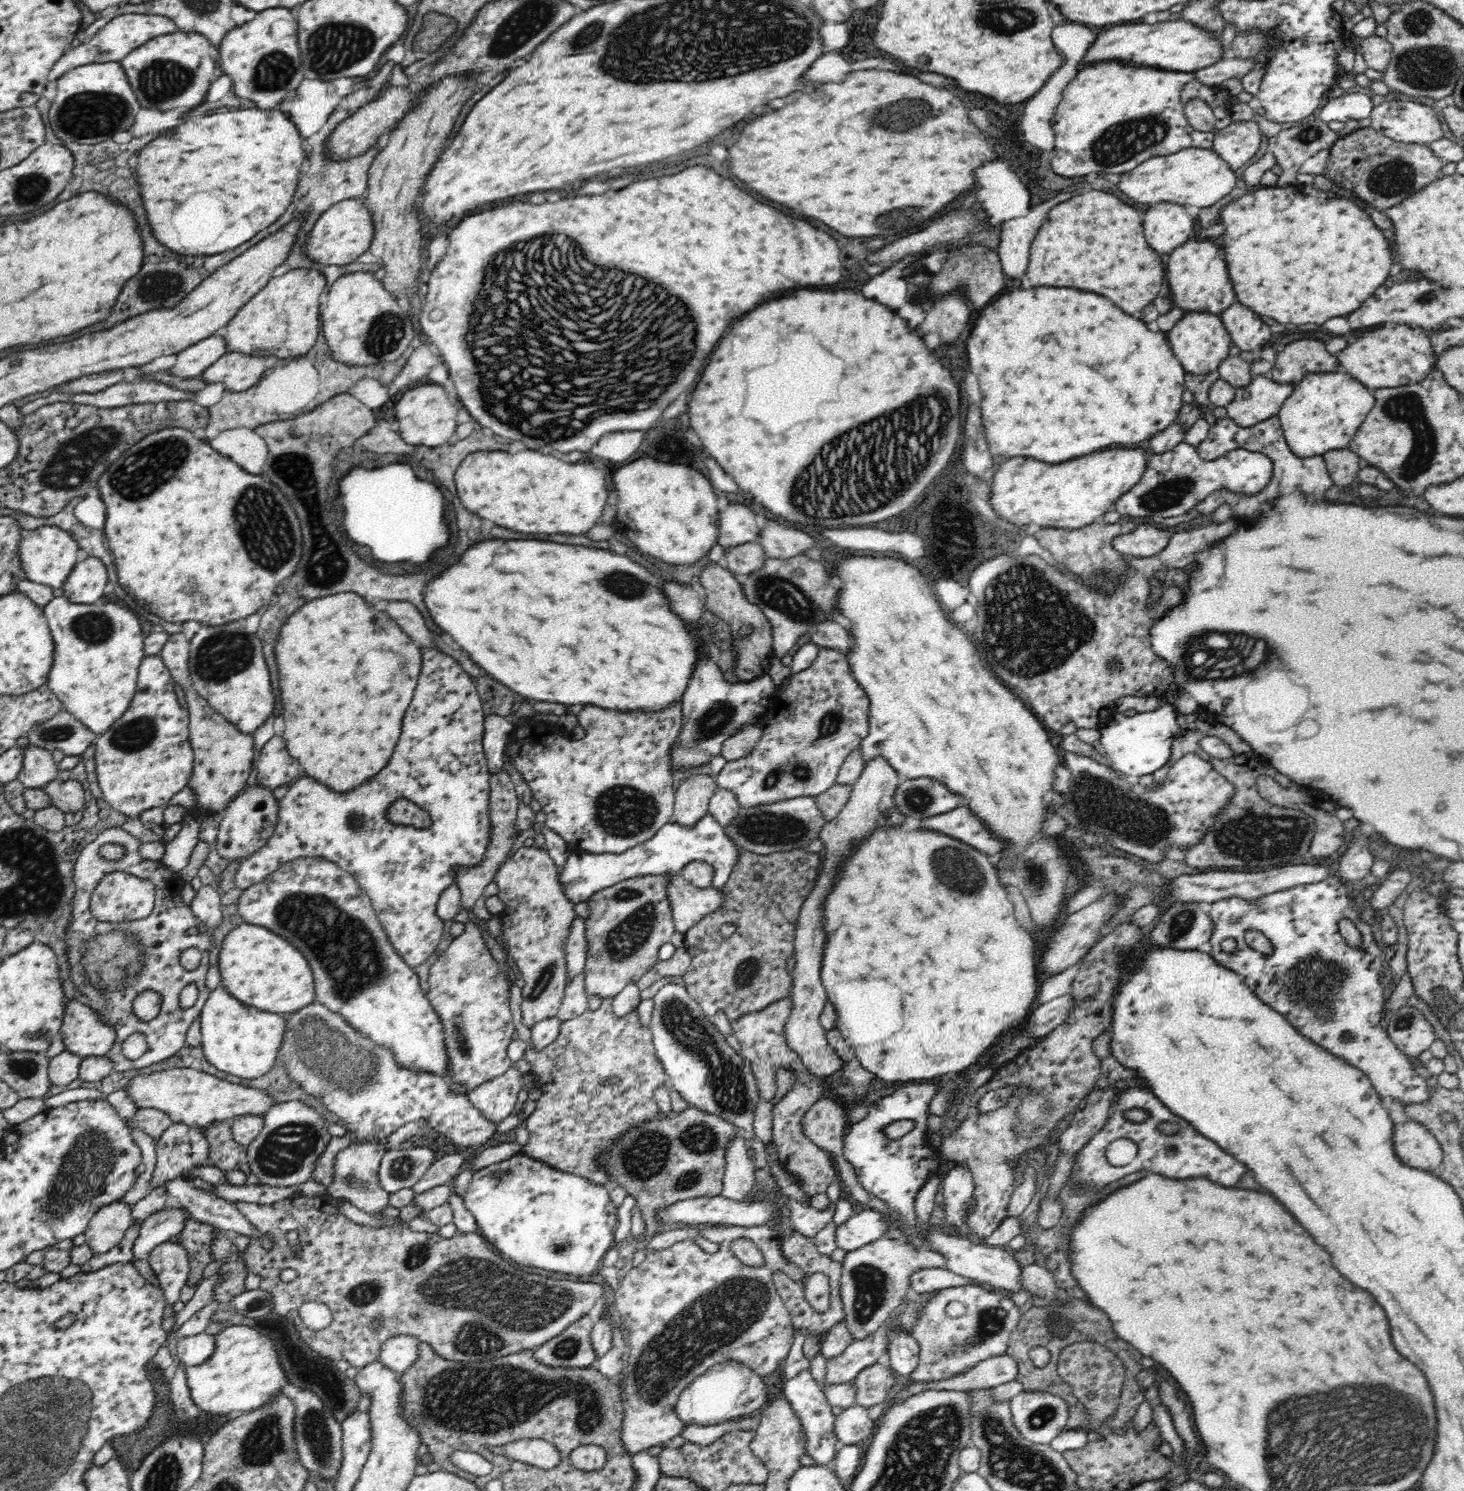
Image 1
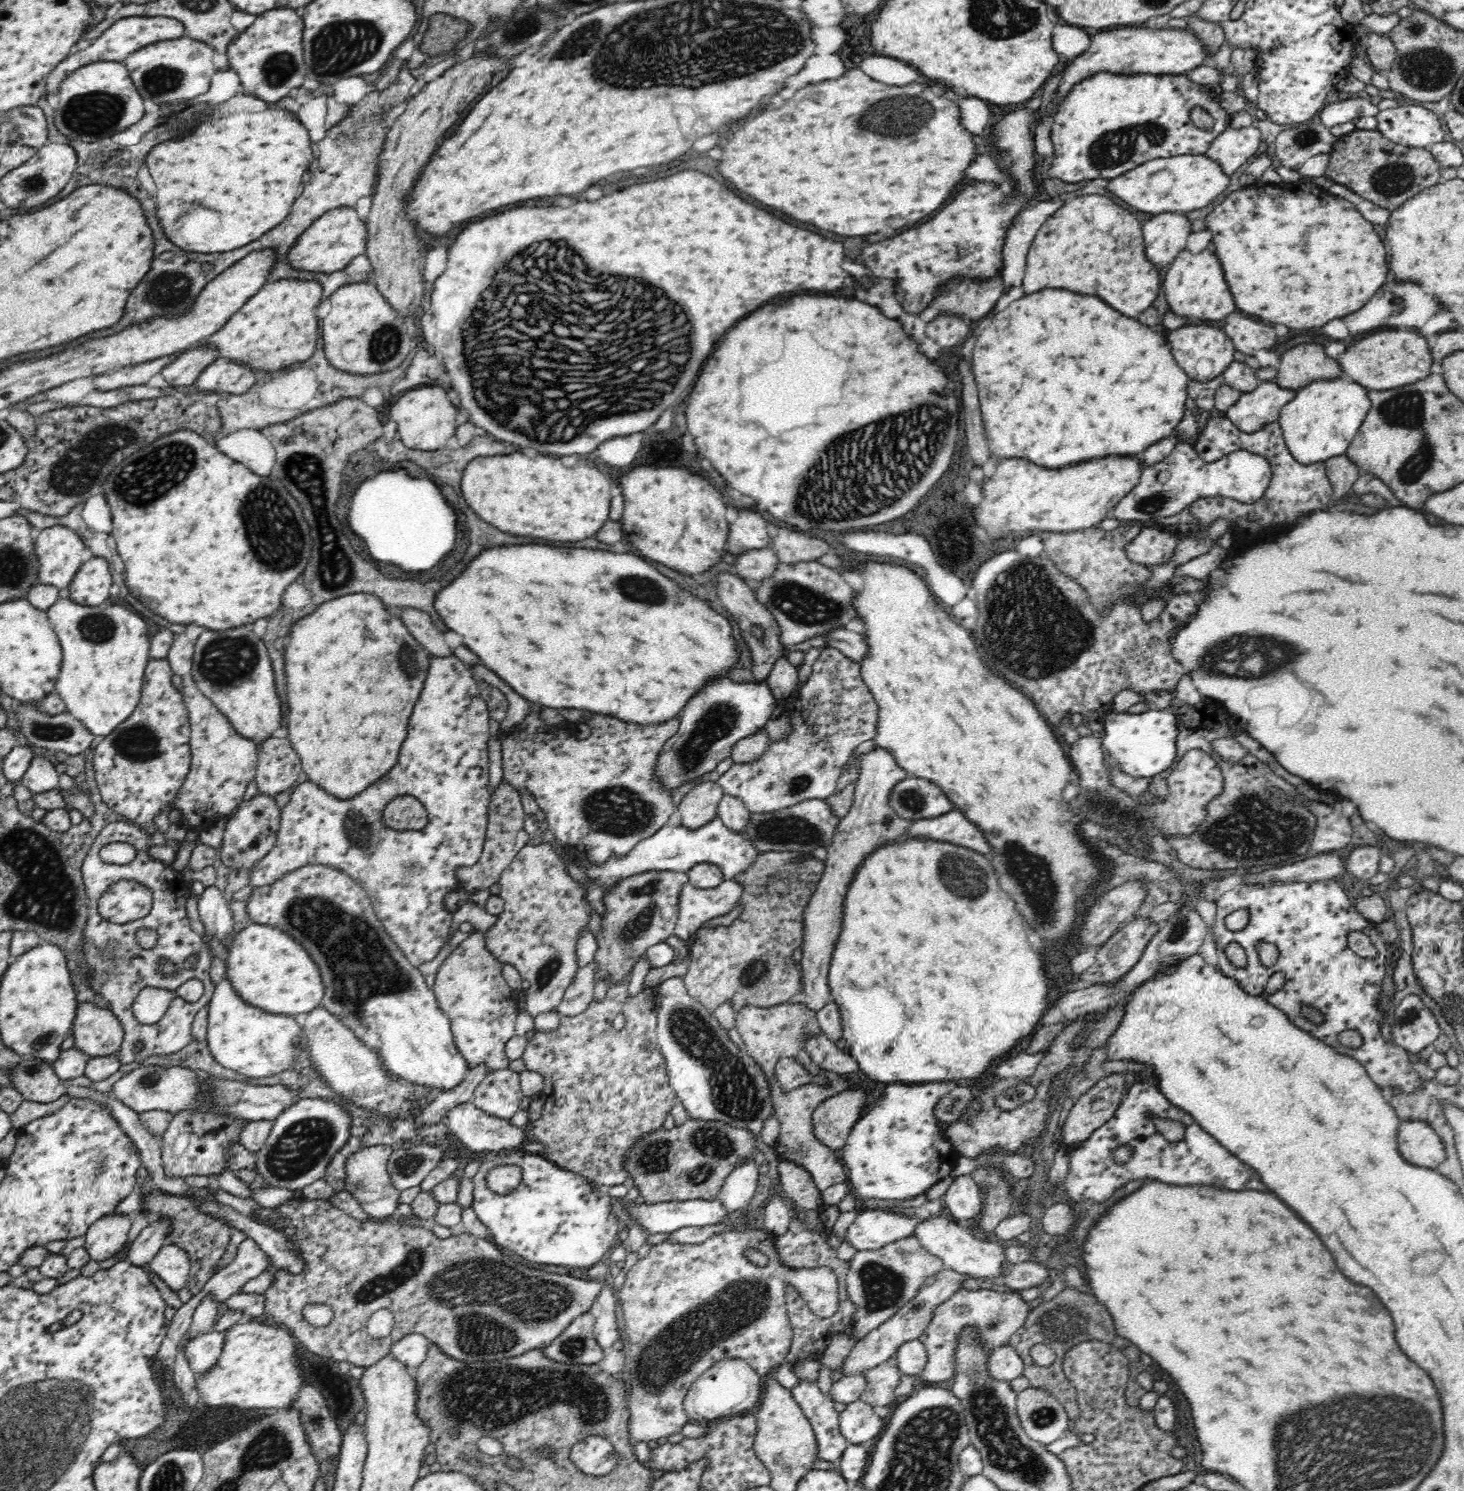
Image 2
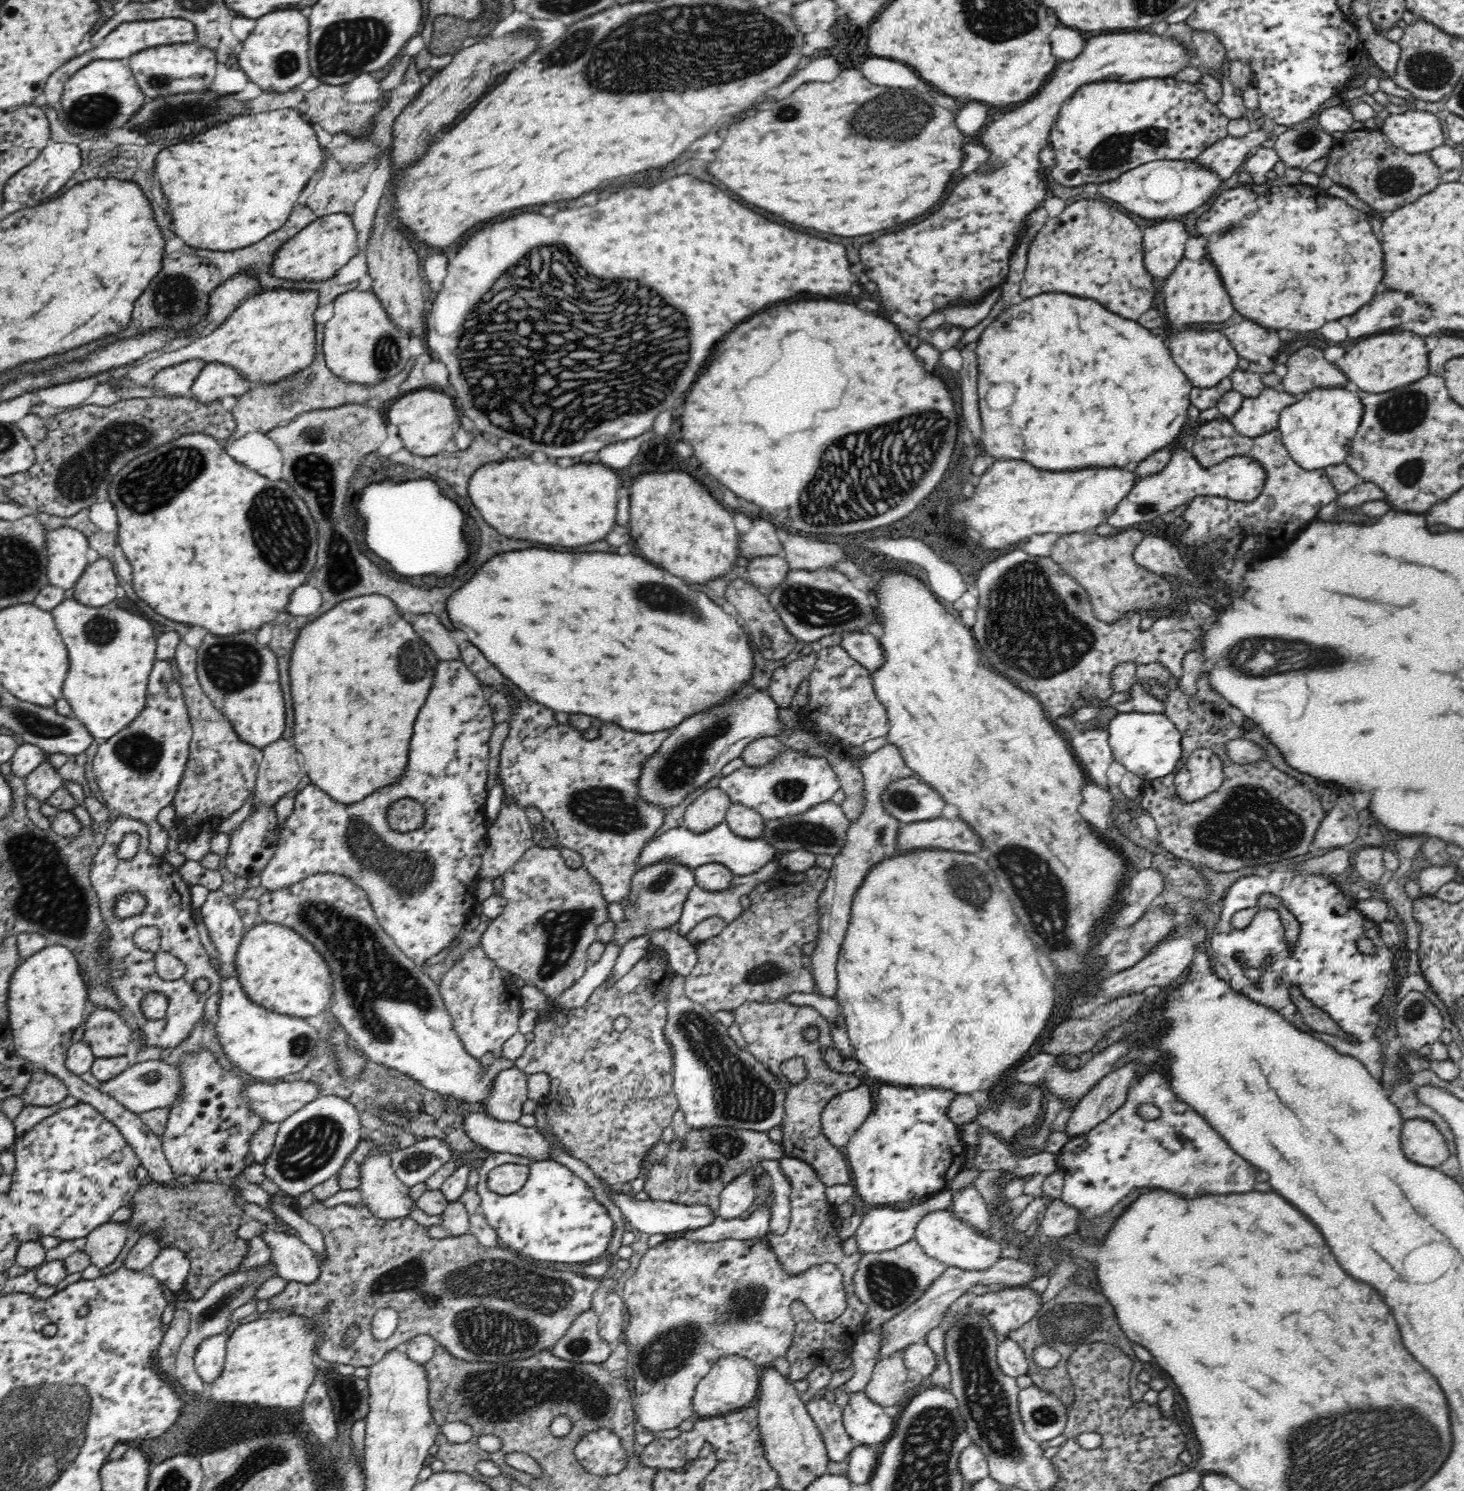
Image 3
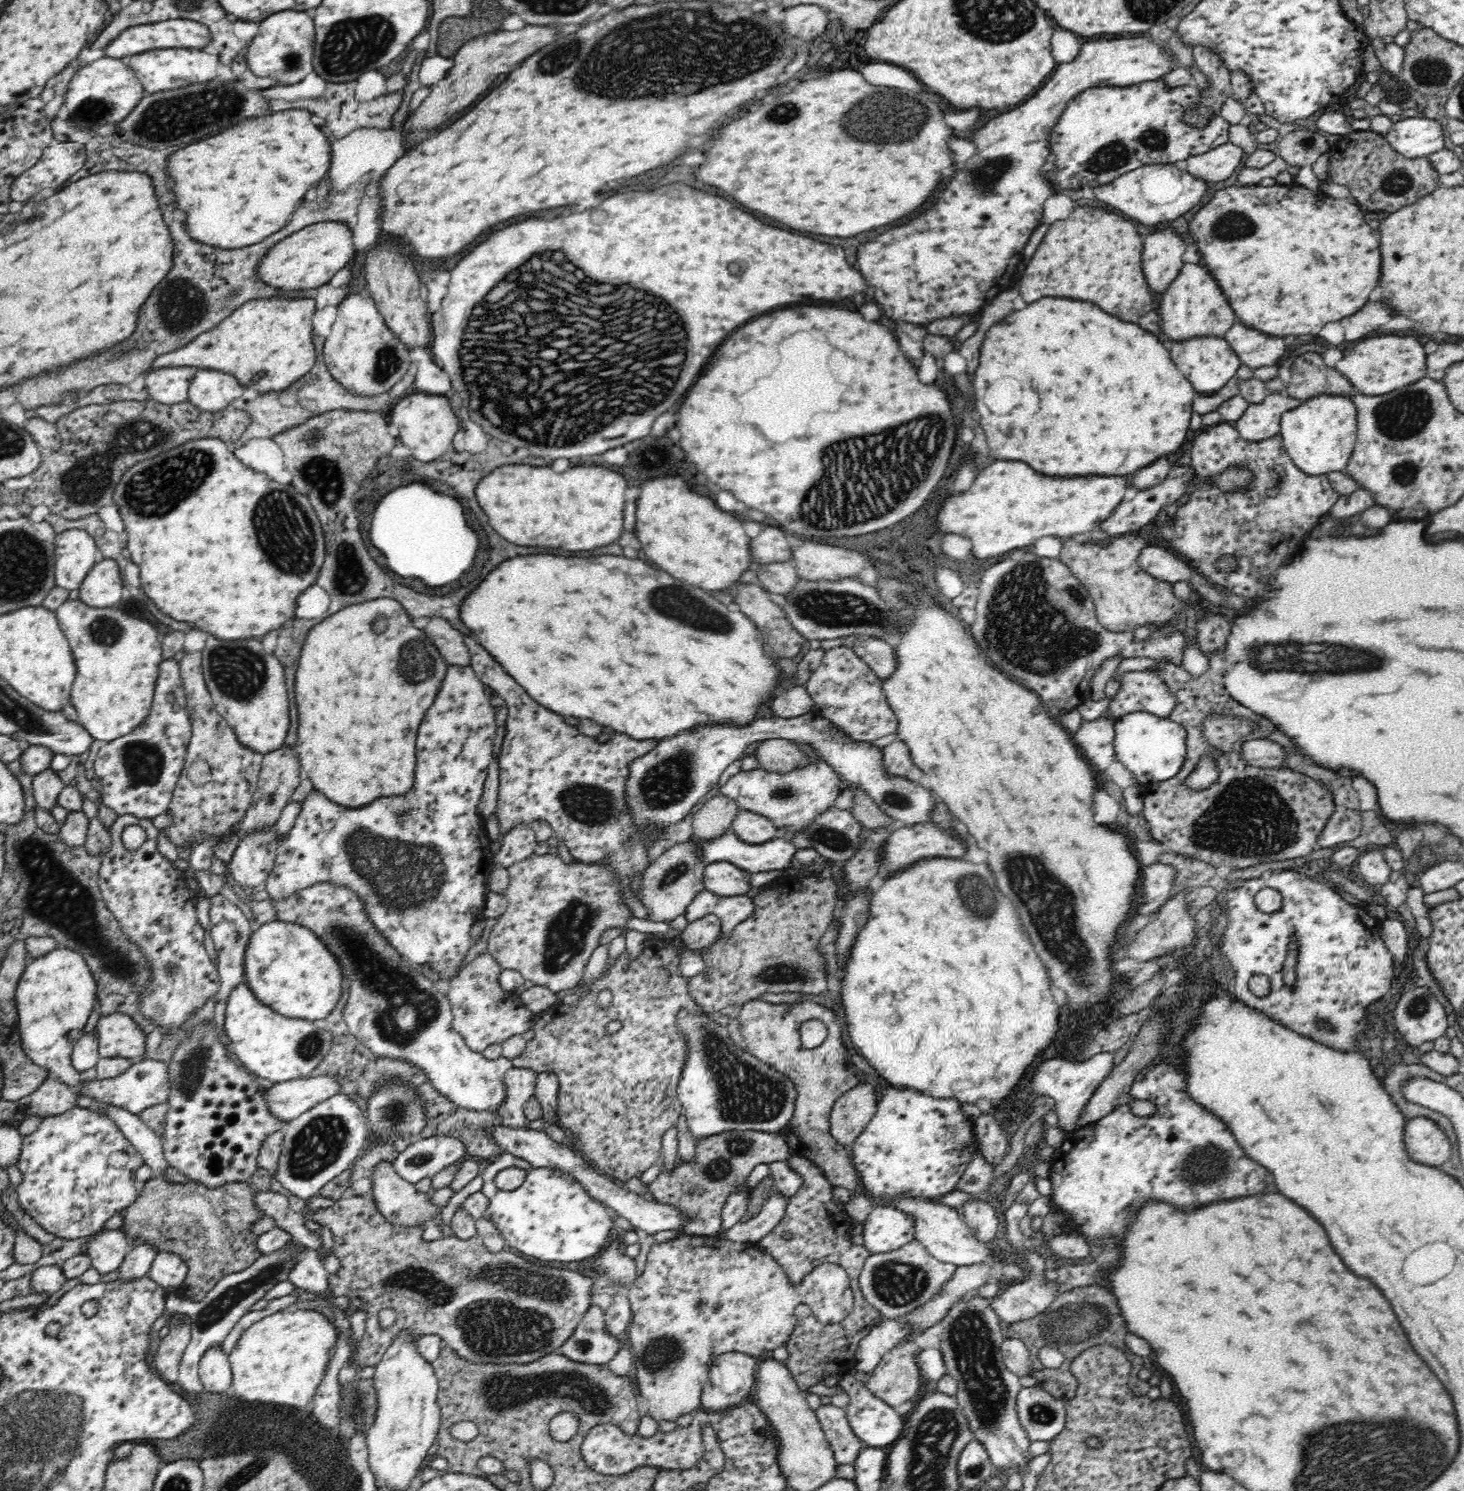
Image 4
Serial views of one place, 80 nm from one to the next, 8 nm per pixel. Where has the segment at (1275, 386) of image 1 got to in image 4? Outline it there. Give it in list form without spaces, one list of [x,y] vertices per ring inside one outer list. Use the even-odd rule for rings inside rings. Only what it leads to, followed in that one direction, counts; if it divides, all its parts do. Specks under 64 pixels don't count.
[[[1269,392],[1262,402],[1248,403],[1242,416],[1233,423],[1234,427],[1246,440],[1258,442],[1270,438],[1279,434],[1282,414],[1296,408],[1301,402],[1284,392]]]

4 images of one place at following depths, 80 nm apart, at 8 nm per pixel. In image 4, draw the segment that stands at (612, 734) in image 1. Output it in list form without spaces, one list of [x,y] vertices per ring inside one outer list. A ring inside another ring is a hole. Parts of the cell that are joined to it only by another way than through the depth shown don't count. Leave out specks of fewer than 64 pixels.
[[[464,635],[463,639],[470,651],[468,666],[507,705],[506,736],[498,755],[497,819],[501,830],[516,822],[531,824],[538,818],[545,820],[578,862],[606,867],[614,875],[618,893],[630,914],[644,918],[647,910],[631,889],[631,882],[651,862],[646,857],[646,849],[657,824],[653,820],[635,824],[626,783],[632,761],[654,750],[660,739],[636,740],[614,732],[607,742],[599,744],[581,734],[576,726],[566,724],[562,715],[536,703],[476,638]]]

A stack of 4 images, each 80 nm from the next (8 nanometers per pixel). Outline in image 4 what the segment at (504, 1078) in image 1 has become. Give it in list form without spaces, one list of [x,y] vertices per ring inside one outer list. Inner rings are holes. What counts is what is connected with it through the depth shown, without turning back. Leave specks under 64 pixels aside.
[[[512,1067],[504,1074],[504,1100],[494,1110],[494,1114],[506,1126],[526,1126],[528,1119],[524,1115],[524,1104],[533,1096],[536,1086],[534,1071]]]

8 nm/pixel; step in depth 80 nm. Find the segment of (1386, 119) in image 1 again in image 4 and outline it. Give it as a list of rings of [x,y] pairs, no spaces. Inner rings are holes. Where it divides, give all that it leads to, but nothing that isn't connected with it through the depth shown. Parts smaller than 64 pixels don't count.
[[[1424,116],[1394,117],[1385,137],[1390,146],[1406,158],[1427,157],[1446,146],[1442,125]]]

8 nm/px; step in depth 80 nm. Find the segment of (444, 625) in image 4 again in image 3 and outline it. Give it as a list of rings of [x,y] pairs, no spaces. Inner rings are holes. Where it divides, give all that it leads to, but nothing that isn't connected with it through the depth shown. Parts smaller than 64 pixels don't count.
[[[432,613],[414,614],[412,628],[420,639],[422,639],[434,652],[439,660],[460,659],[459,644],[450,638],[450,631],[447,630],[440,620]]]

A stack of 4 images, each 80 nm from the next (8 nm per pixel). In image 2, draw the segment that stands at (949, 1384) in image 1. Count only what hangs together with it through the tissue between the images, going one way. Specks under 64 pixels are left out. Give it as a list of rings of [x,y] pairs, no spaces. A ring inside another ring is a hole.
[[[1009,1344],[992,1350],[986,1360],[988,1377],[1009,1383],[1010,1380],[1022,1377],[1024,1365],[1018,1353]]]

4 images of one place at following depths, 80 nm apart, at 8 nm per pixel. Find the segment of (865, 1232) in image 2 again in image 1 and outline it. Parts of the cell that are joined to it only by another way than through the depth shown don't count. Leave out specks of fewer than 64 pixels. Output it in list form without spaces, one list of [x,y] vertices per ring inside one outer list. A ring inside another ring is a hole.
[[[872,1209],[859,1210],[860,1214],[852,1214],[848,1220],[836,1225],[836,1247],[846,1252],[866,1246],[878,1238],[891,1238],[894,1234],[902,1234],[902,1226],[887,1214]]]

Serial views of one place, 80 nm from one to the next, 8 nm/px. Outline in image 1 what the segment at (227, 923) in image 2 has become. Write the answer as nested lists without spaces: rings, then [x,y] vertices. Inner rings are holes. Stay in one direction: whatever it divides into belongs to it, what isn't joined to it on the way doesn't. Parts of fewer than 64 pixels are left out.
[[[202,885],[196,891],[189,907],[194,916],[201,920],[205,929],[211,931],[222,920],[220,905],[220,894],[214,889],[214,885]]]

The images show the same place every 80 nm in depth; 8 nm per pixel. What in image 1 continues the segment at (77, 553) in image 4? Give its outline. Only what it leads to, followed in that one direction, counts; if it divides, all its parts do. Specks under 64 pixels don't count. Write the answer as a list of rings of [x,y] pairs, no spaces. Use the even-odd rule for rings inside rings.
[[[40,526],[38,528],[23,531],[18,540],[18,559],[20,568],[26,579],[49,587],[60,588],[70,571],[76,564],[76,552],[78,543],[68,531],[62,530],[59,526]]]

